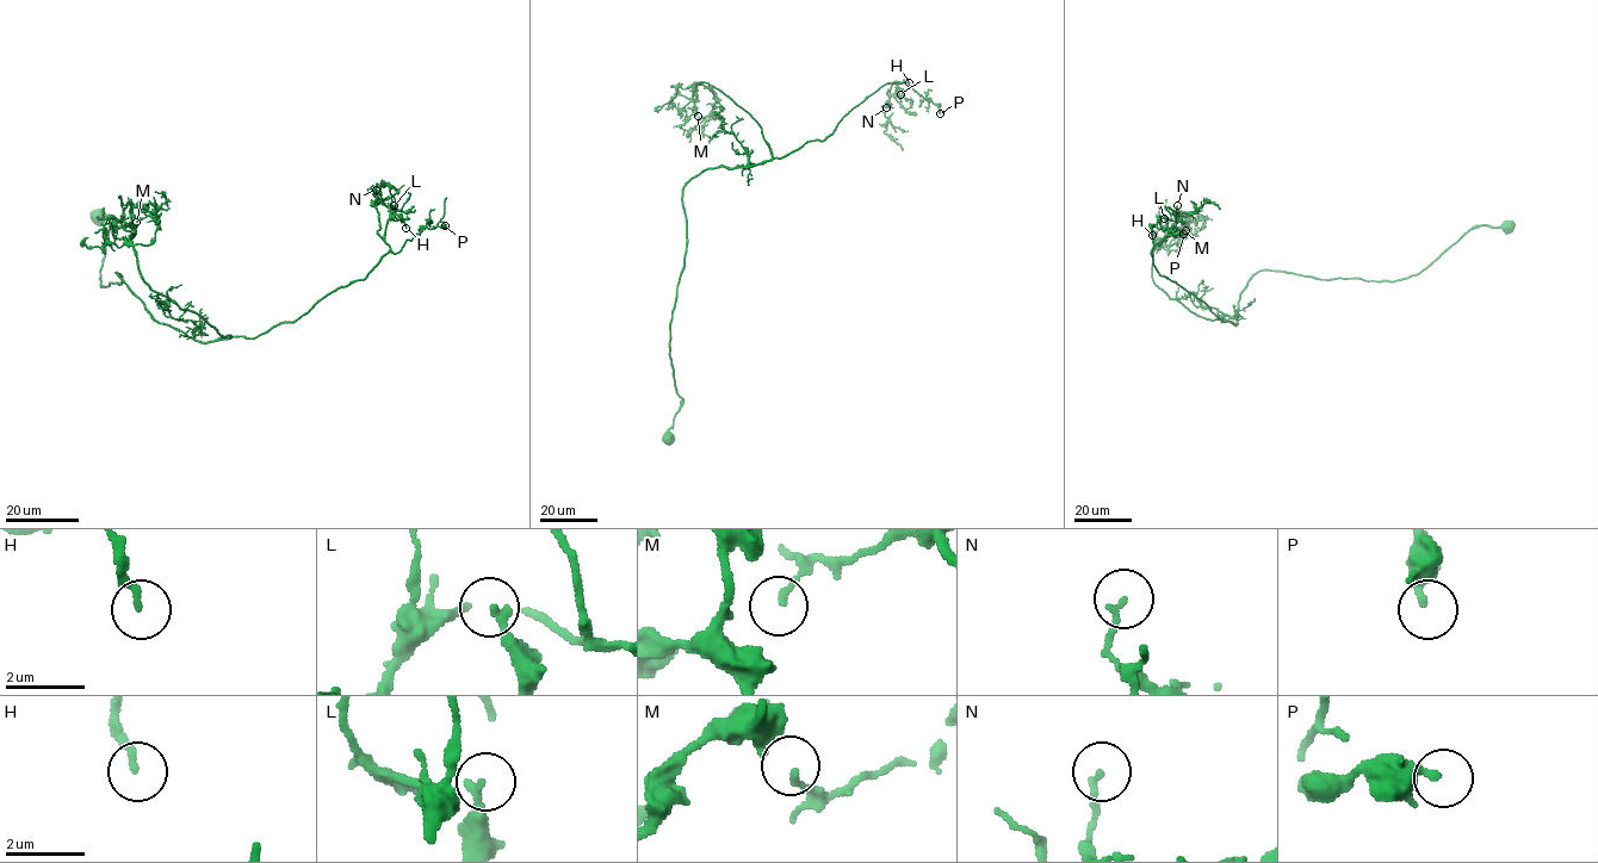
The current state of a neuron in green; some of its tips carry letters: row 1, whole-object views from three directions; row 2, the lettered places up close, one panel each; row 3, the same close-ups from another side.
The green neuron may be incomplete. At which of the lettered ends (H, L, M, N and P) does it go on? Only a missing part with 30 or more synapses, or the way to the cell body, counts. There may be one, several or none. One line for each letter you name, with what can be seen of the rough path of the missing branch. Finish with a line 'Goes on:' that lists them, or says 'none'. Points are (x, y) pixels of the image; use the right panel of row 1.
P: (1183, 234), (1196, 223), (1207, 230)
Goes on: P

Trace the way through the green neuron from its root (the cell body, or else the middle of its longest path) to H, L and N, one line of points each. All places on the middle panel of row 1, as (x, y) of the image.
H: (669, 439), (682, 187), (823, 141), (880, 87), (909, 82)
L: (669, 439), (682, 187), (823, 141), (886, 84), (900, 94)
N: (669, 439), (682, 187), (823, 141), (897, 82), (886, 107)

